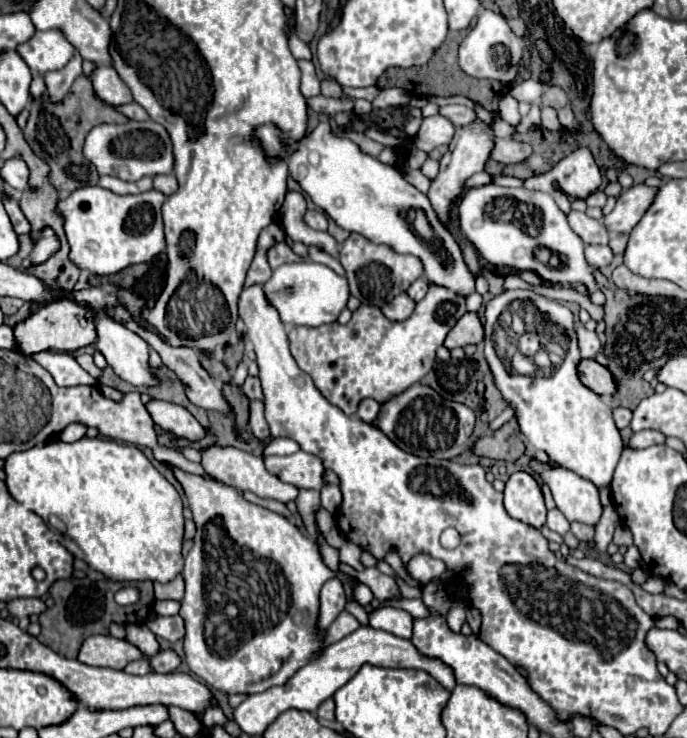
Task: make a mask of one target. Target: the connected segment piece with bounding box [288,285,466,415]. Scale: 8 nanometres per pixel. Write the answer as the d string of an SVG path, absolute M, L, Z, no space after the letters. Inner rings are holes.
M430 285L428 295L416 303L414 313L402 323L386 319L378 307L360 305L348 325L334 321L314 329L292 327L288 333L290 351L298 367L312 377L316 389L346 415L354 415L364 397L372 397L382 405L418 383L432 369L436 349L466 313L464 303L450 289Z

